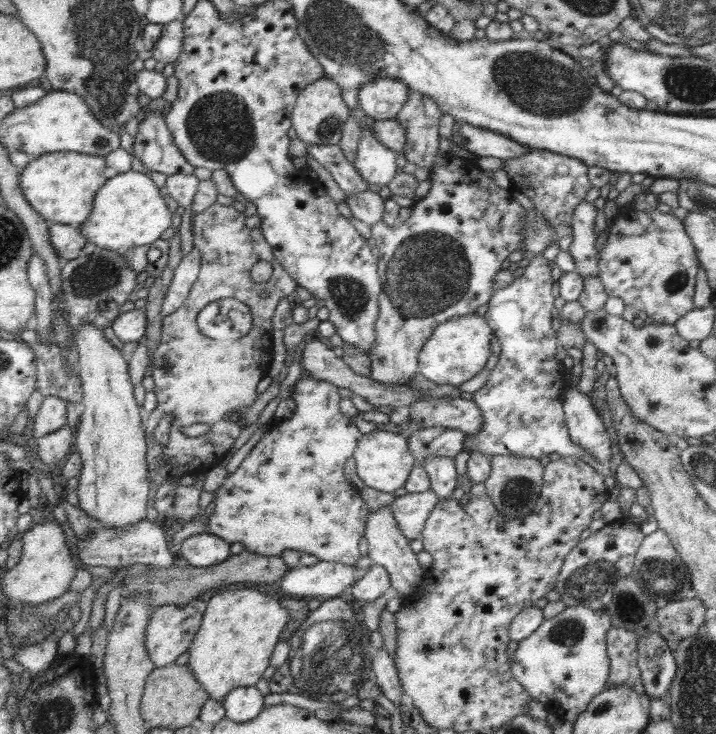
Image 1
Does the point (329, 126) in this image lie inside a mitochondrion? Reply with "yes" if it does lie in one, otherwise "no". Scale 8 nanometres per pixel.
yes

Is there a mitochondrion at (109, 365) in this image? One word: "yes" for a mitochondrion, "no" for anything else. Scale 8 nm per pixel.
no

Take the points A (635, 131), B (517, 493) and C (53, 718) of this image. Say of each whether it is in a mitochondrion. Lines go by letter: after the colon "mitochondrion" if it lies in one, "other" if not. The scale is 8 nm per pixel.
A: other
B: mitochondrion
C: mitochondrion

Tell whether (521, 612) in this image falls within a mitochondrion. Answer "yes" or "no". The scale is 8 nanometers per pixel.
no

